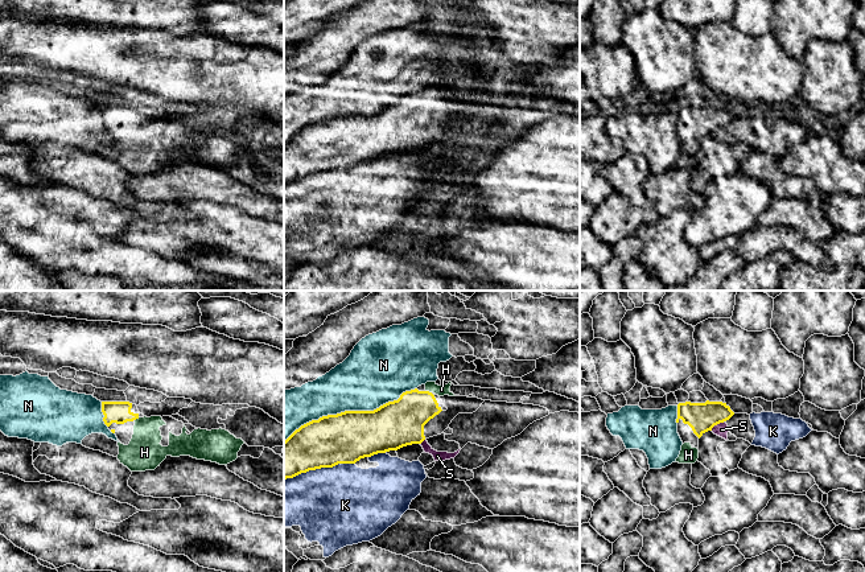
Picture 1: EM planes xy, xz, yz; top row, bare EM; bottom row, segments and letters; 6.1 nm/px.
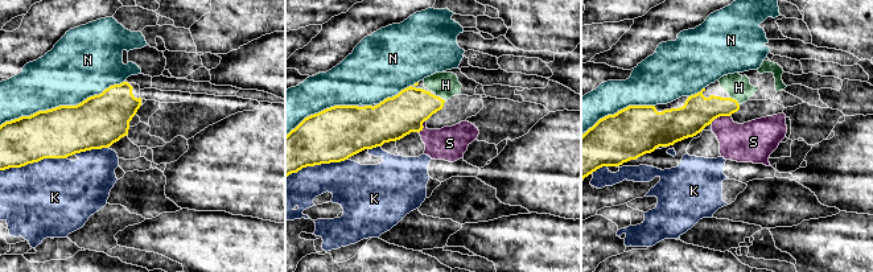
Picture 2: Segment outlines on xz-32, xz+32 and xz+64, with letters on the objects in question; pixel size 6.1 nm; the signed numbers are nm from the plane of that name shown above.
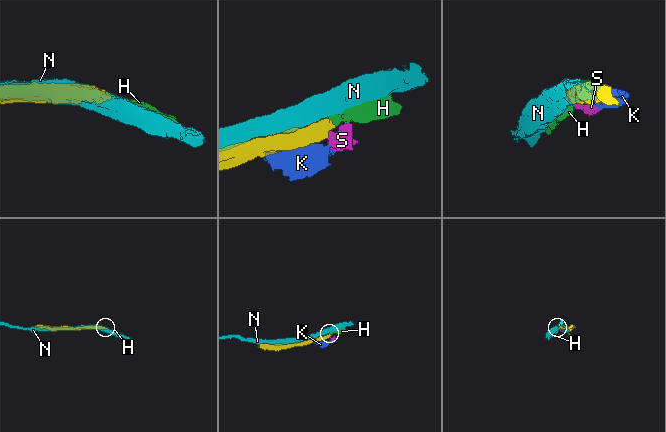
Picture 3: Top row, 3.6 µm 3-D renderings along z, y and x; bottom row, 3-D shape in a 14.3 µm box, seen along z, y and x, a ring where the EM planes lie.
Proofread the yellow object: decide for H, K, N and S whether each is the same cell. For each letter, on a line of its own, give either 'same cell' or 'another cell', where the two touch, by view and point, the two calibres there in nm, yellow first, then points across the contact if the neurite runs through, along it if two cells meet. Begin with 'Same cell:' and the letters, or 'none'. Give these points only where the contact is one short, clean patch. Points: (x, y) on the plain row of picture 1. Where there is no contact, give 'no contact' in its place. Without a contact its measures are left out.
Same cell: H
H: same cell | xz (428, 95) | 280/70 nm | across xz (402, 126), (428, 95), (441, 94)
K: another cell | xz (318, 172) | 320/480 nm
N: another cell | xz (350, 115) | 320/380 nm
S: another cell | yz (716, 128) | 180/90 nm | along yz (723, 126), (711, 134)

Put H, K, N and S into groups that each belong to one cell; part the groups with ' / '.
H / K S / N

